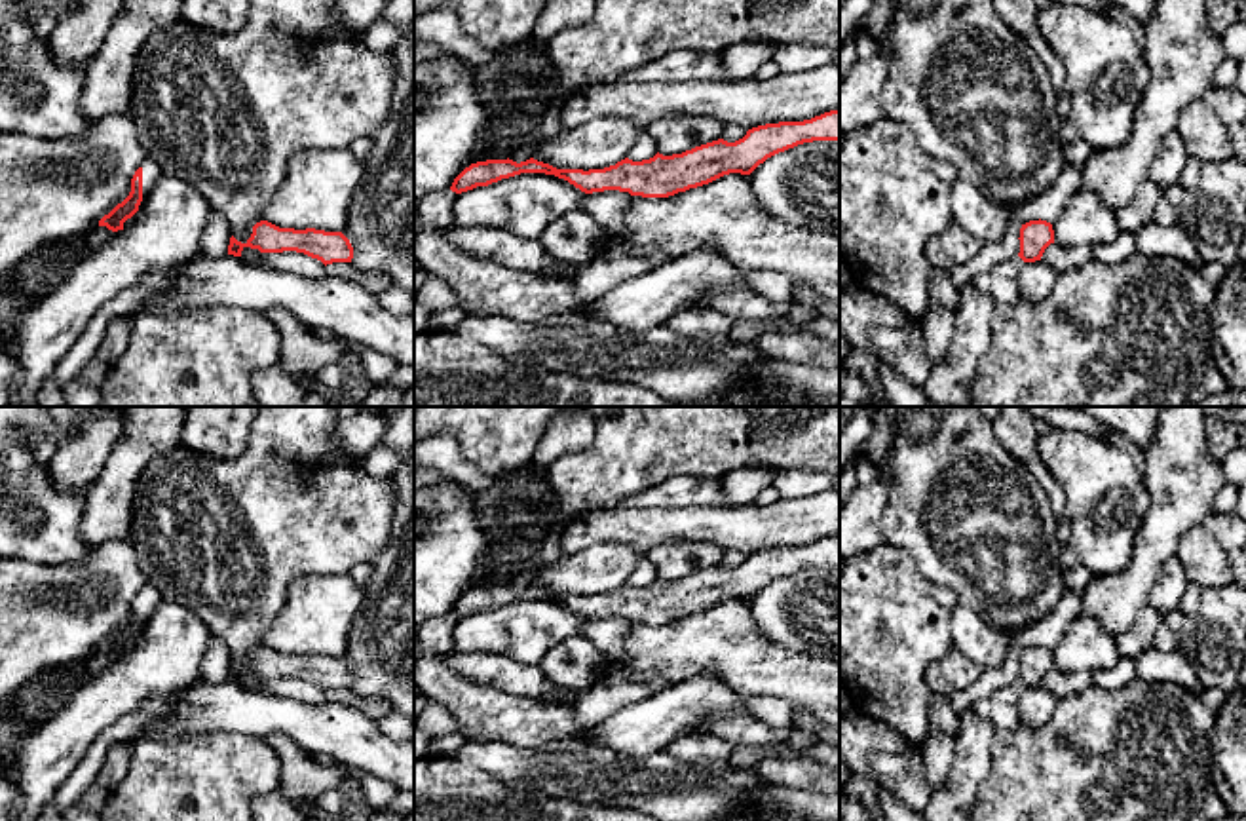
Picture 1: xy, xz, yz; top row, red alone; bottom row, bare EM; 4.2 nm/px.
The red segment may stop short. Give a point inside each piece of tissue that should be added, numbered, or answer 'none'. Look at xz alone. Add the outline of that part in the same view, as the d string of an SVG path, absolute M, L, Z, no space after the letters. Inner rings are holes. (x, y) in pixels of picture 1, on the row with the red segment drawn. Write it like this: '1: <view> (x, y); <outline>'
none

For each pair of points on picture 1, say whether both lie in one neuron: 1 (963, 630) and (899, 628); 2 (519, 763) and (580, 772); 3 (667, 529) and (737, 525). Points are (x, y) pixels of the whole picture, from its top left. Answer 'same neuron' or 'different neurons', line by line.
1: different neurons
2: same neuron
3: same neuron

